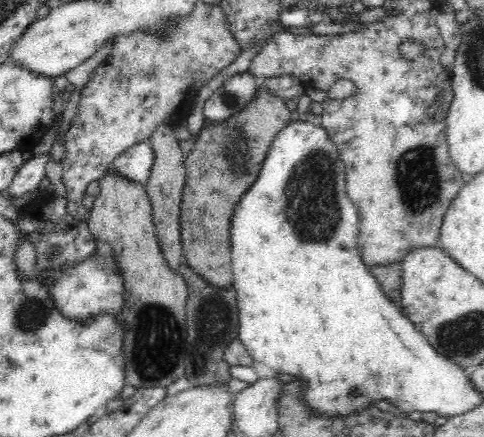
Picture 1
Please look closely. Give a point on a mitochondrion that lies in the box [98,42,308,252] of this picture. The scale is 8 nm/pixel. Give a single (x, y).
(235, 146)

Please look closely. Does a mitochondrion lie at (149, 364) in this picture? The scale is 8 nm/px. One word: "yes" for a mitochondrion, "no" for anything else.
yes

